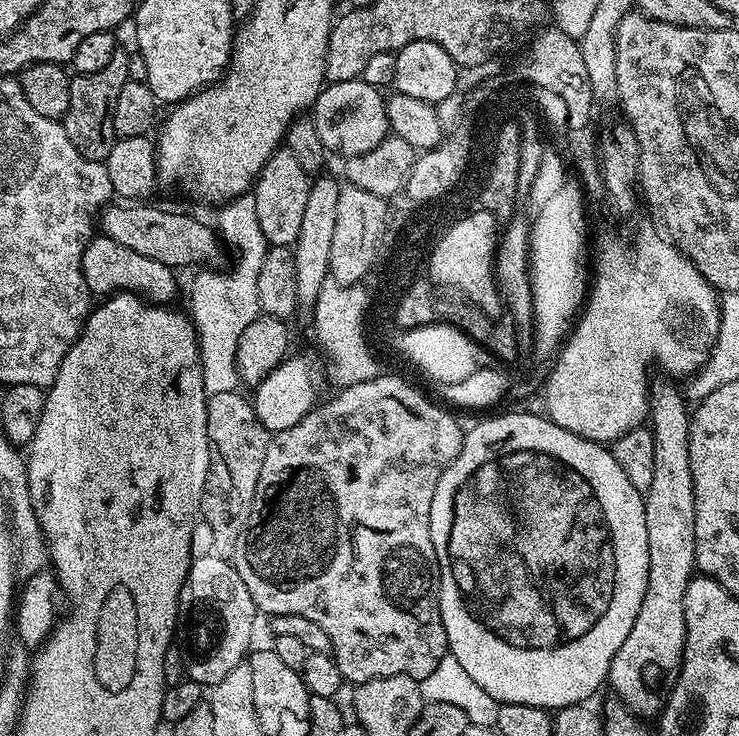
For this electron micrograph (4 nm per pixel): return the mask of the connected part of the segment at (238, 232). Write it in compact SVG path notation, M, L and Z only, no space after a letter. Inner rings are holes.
M251 194L235 196L234 199L221 203L218 211L220 213L216 216L215 227L218 229L219 239L227 247L229 244L240 257L229 272L197 271L200 273L192 280L192 293L188 296L189 309L187 308L192 325L196 327L202 382L204 391L209 396L235 392L241 387L236 365L238 338L242 338L242 330L246 330L246 326L261 315L258 270L262 268L262 258L266 258L270 247L267 238L262 234L262 226L258 226L258 210Z

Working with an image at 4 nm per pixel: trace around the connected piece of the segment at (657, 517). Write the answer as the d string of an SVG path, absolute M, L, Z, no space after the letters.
M663 379L657 384L655 381L648 393L654 438L654 482L650 482L650 490L643 493L648 543L646 594L642 598L642 610L638 610L638 618L634 618L634 626L630 626L630 634L626 642L622 642L622 650L618 650L614 662L610 662L607 678L610 688L612 684L616 691L613 693L641 718L655 717L663 709L662 693L676 683L680 673L686 638L686 586L697 571L694 478L690 474L688 449L690 408L685 393L681 389L679 392L671 379Z

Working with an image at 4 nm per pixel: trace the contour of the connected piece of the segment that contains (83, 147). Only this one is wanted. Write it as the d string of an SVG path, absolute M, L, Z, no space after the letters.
M117 50L110 63L103 70L94 74L76 74L70 79L70 106L66 106L66 114L62 118L66 138L74 142L74 146L88 160L107 161L114 143L114 133L110 123L114 98L122 91L128 80L129 53Z

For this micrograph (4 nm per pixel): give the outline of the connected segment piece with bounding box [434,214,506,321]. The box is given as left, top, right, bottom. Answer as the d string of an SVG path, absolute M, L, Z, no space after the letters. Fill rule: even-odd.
M483 214L471 216L464 220L457 228L445 237L444 244L436 247L434 258L434 271L438 278L443 278L444 284L459 286L468 292L469 298L476 300L478 310L486 314L486 318L499 321L505 315L506 303L496 284L493 272L493 256L496 255L498 243L498 224L487 220Z

